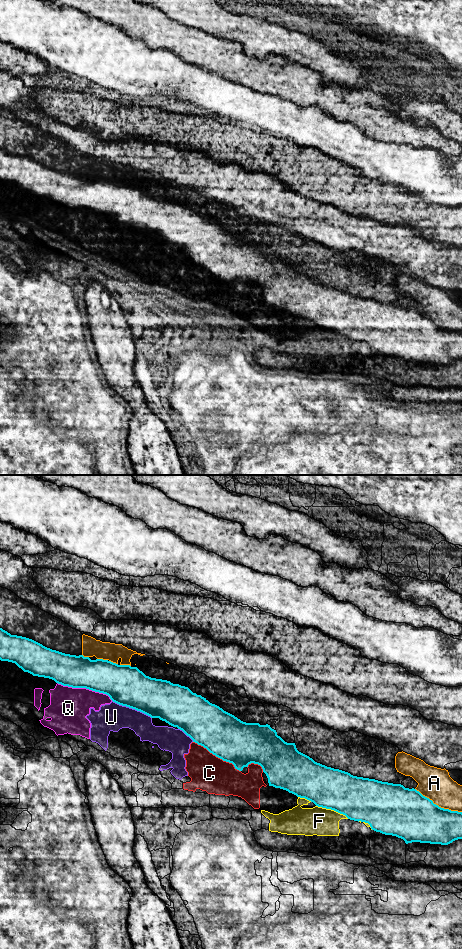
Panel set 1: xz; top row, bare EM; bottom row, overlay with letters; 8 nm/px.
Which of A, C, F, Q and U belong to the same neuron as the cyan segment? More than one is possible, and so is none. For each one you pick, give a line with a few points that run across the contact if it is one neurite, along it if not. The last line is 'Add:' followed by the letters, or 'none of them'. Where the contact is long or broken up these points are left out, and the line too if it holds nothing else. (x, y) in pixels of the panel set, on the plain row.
Add: none of them

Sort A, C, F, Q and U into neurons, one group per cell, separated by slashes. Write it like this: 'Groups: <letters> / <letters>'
Groups: A / C Q U / F

